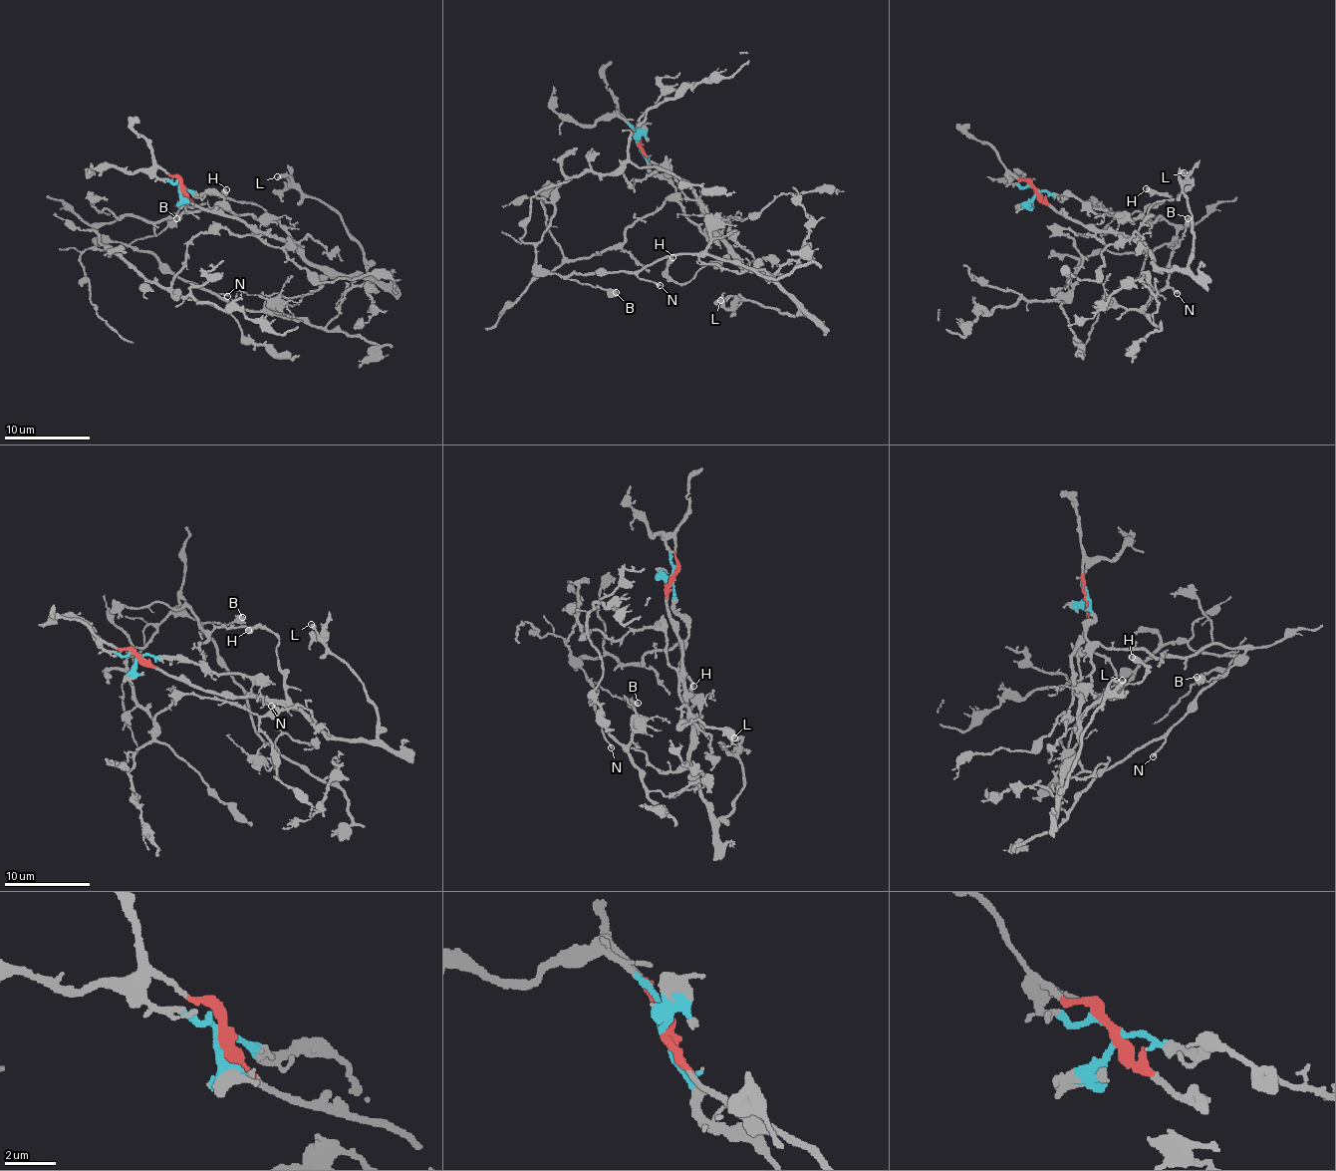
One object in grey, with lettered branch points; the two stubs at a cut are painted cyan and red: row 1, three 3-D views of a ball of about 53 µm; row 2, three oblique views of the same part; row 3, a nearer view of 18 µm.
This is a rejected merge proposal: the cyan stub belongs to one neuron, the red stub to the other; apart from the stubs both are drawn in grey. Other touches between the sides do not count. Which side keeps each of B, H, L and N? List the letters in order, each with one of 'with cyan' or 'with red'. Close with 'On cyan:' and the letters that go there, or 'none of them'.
B: with cyan
H: with red
L: with red
N: with cyan
On cyan: B, N

